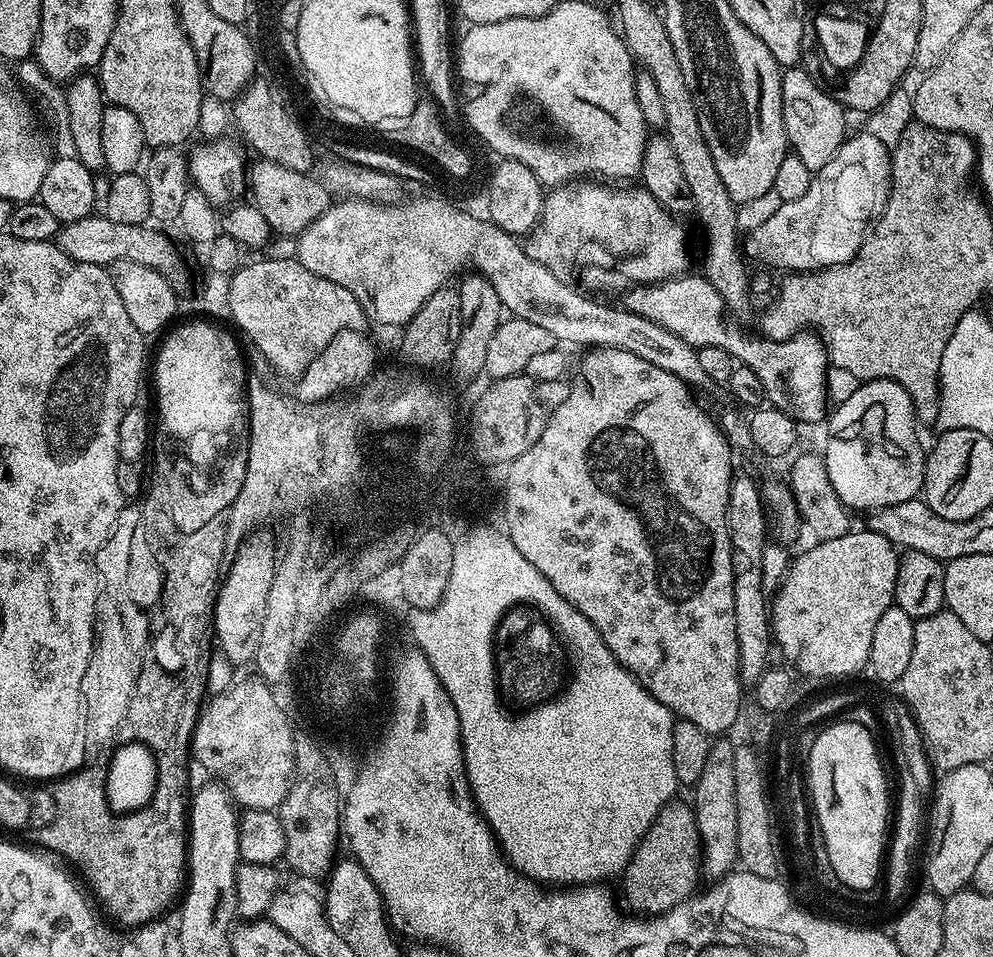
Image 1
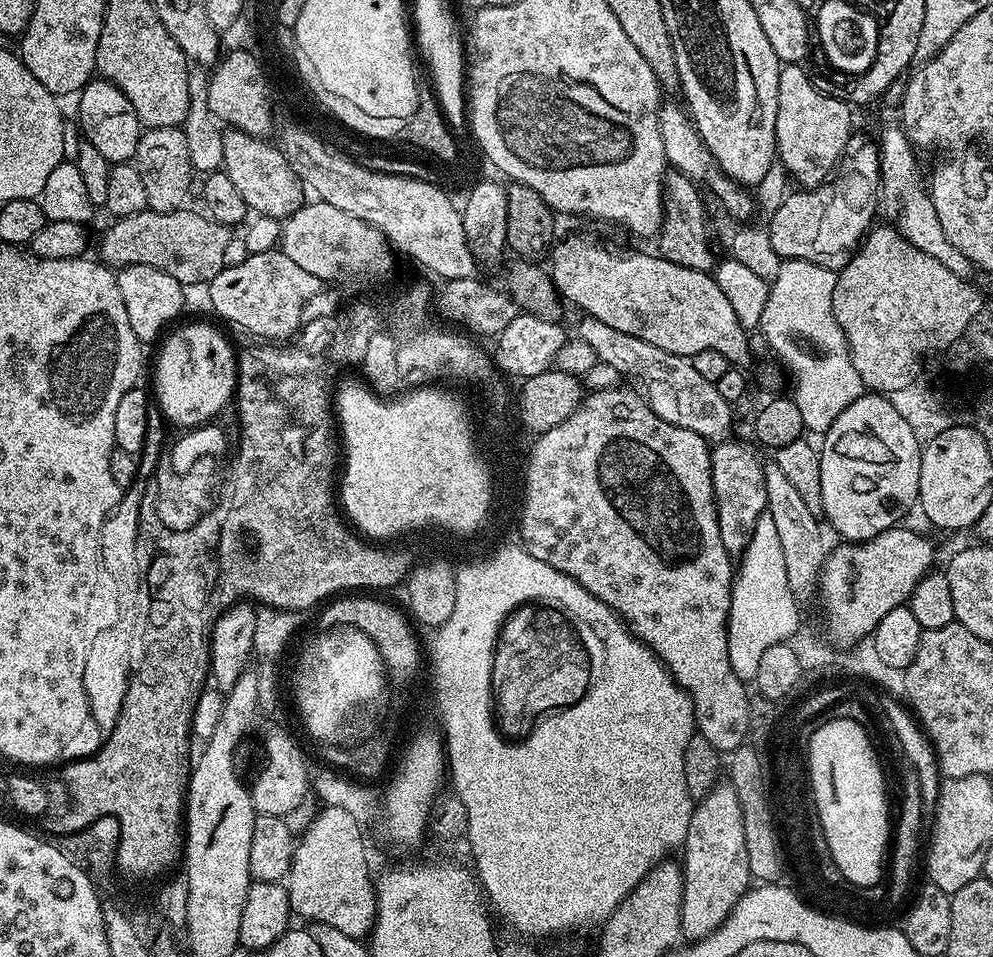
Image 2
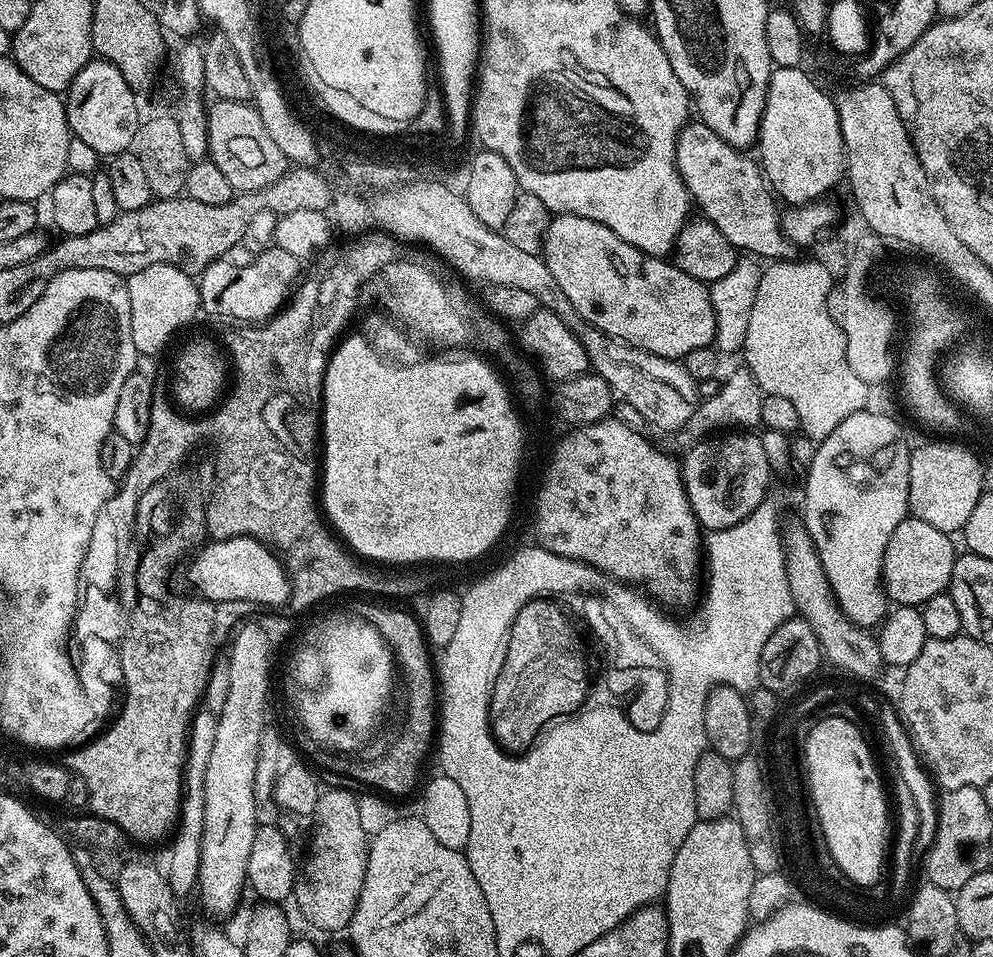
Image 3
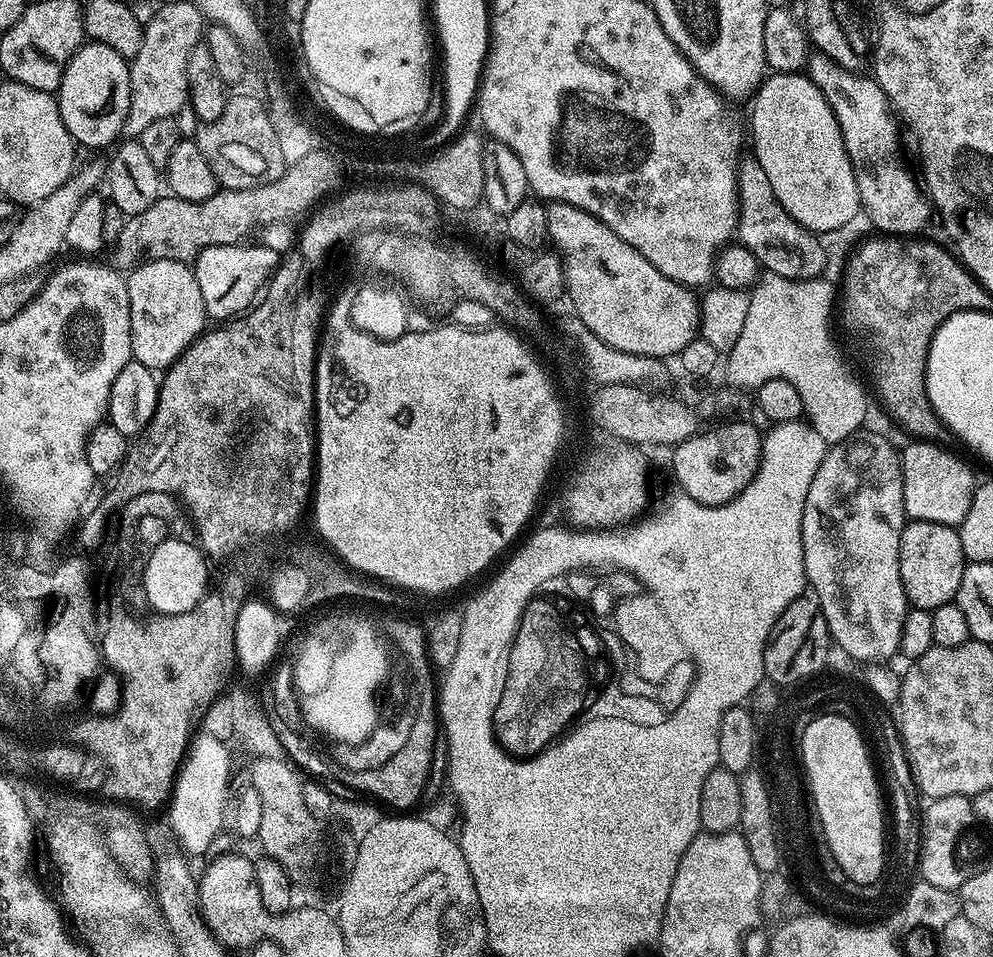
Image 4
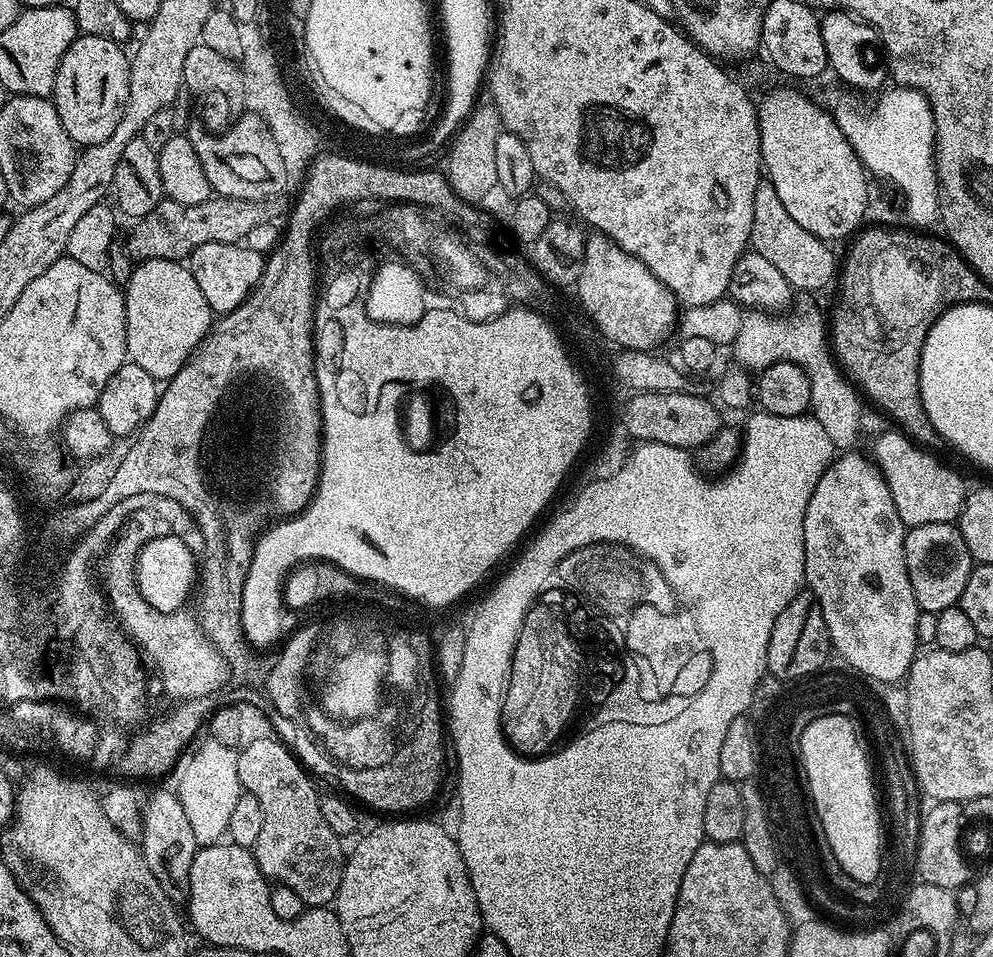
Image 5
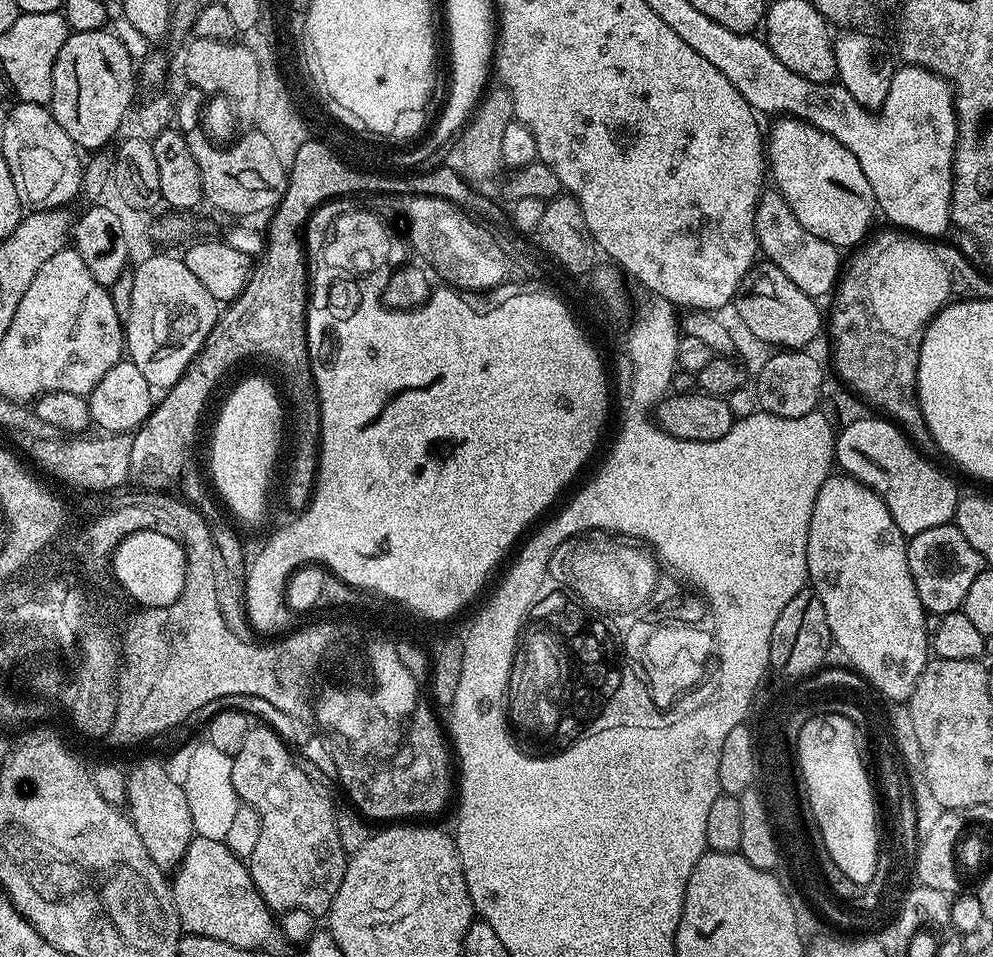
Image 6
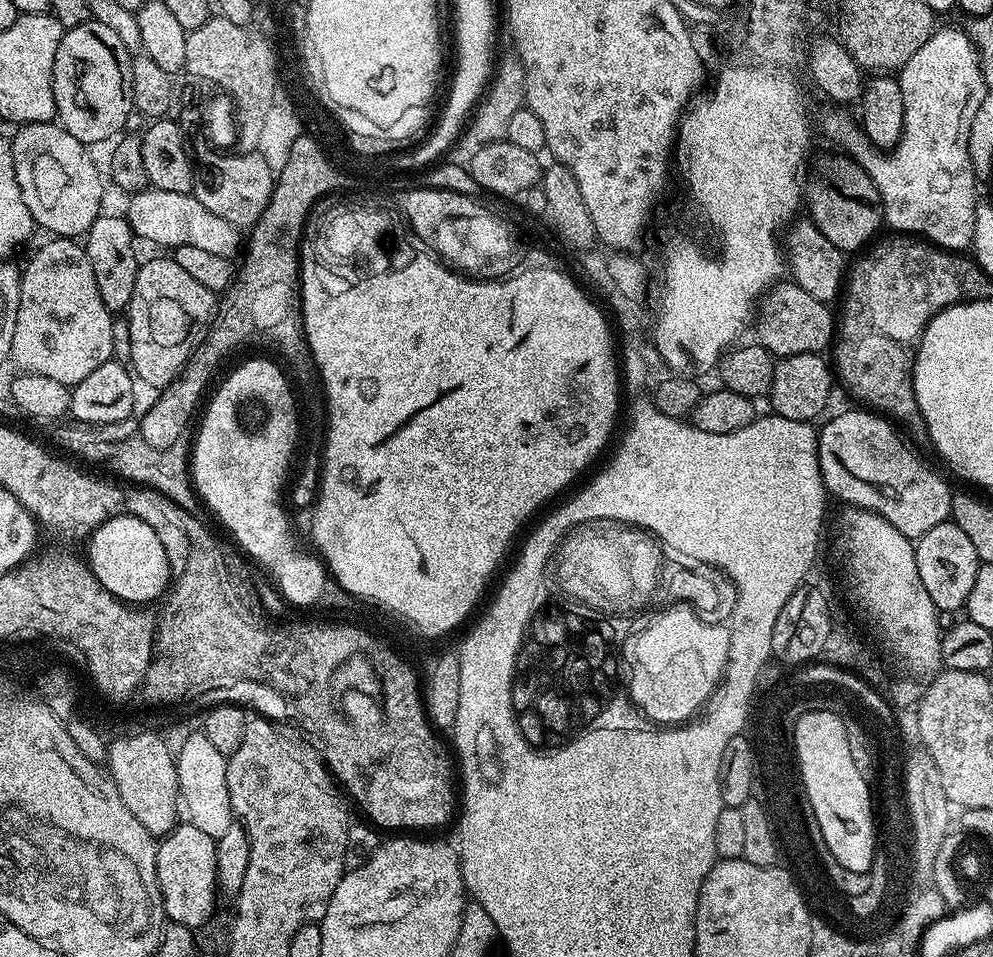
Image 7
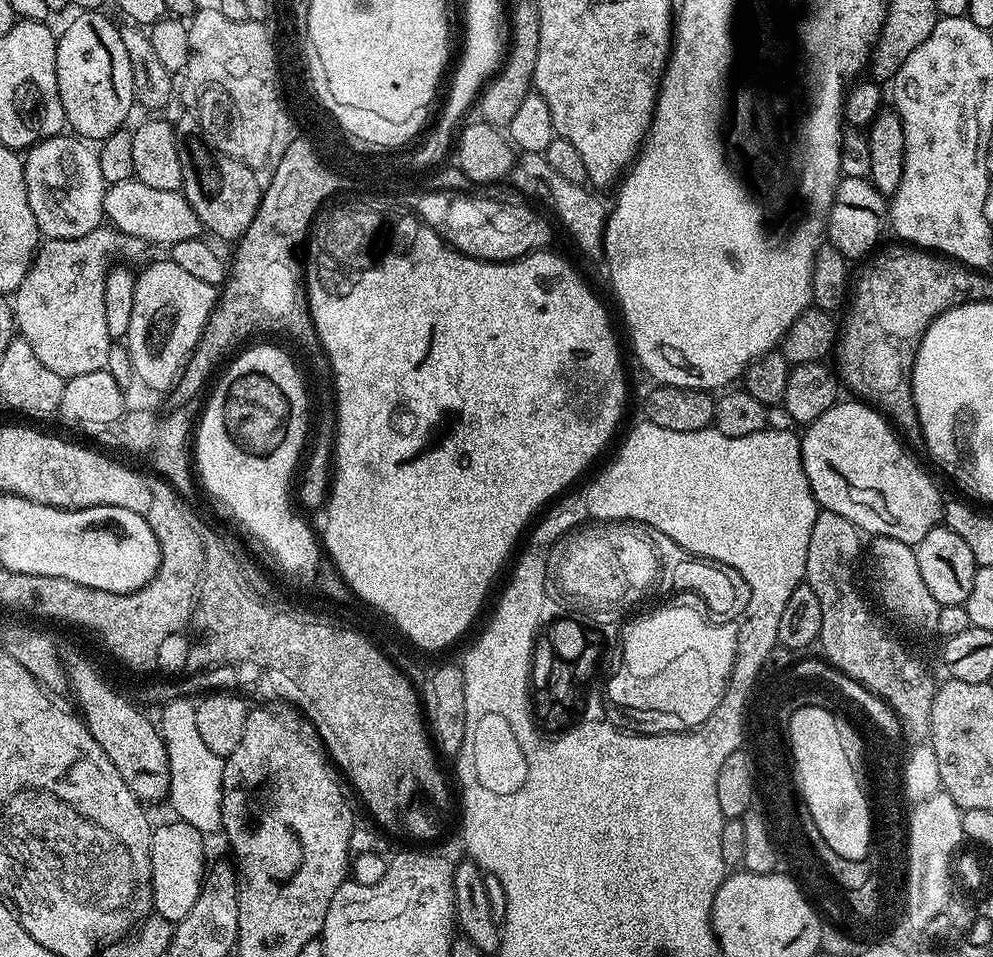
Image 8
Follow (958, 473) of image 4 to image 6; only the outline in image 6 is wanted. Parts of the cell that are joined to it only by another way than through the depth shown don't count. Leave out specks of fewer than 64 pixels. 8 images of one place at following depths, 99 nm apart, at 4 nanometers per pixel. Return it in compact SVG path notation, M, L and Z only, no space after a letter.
M857 418L843 425L835 433L836 455L834 460L838 465L839 471L854 477L855 480L862 481L869 488L874 489L886 502L886 506L890 510L898 530L902 530L902 534L906 538L917 536L922 530L930 530L934 526L953 523L958 499L955 482L946 473L939 472L924 457L927 455L917 451L912 441L908 439L907 435L893 421L887 418L879 419L864 420L864 418Z

